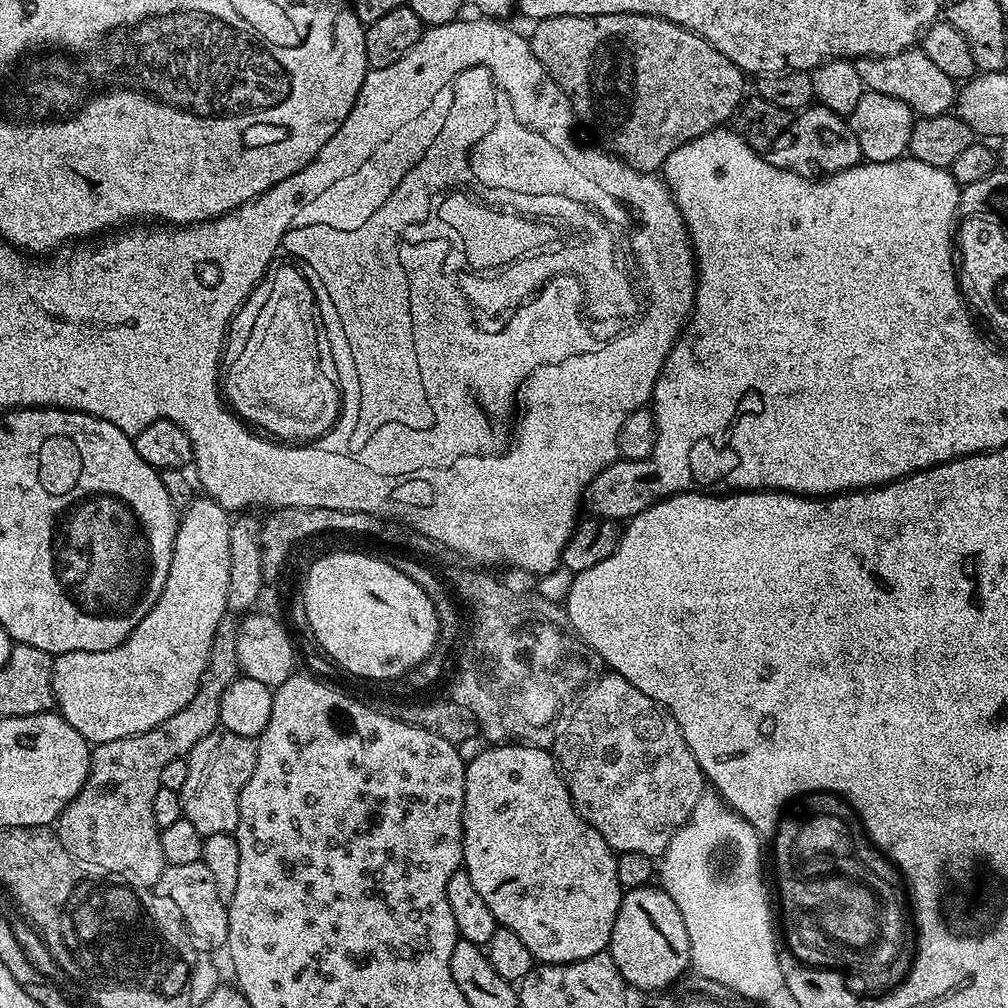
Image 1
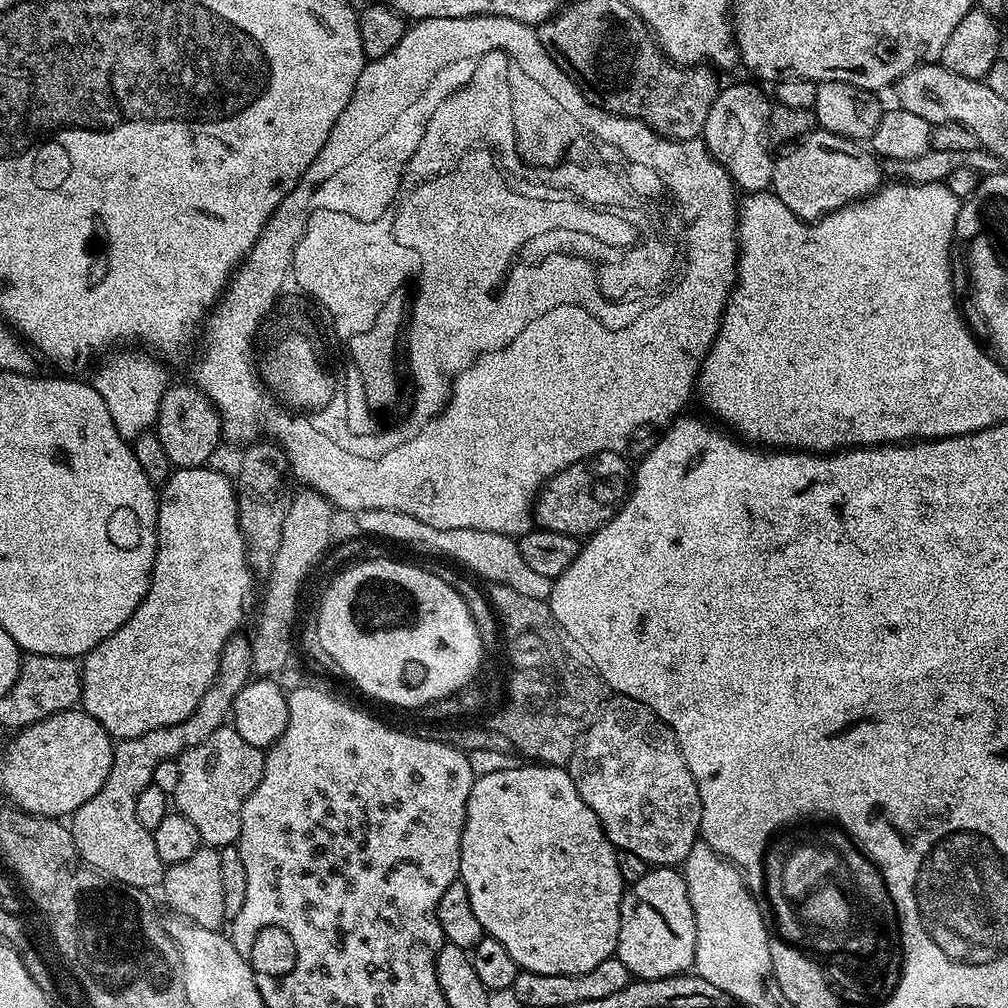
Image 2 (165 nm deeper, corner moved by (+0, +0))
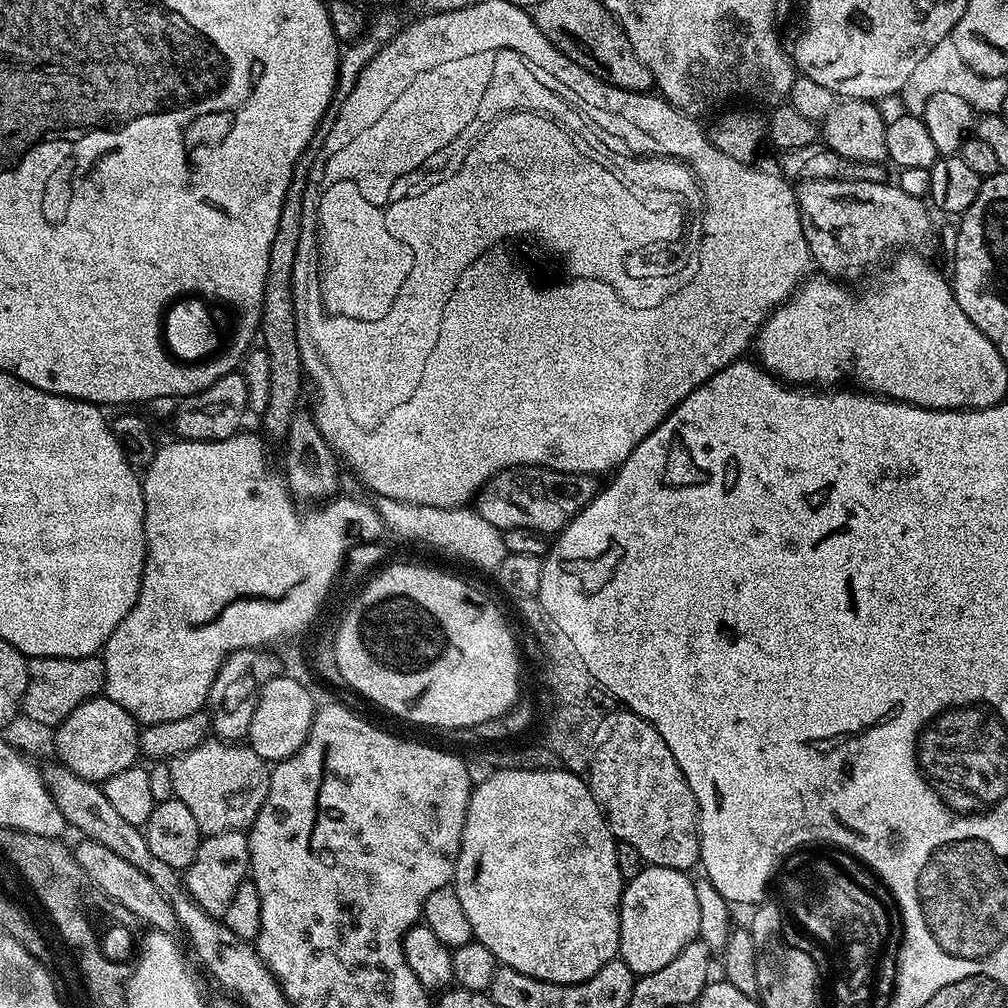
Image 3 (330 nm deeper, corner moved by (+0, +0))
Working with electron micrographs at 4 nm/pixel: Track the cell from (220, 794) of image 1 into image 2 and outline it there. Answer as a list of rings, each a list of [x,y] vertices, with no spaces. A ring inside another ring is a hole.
[[[235,728],[214,730],[206,742],[187,748],[178,757],[178,790],[174,794],[175,811],[181,812],[198,830],[207,847],[231,848],[242,830],[242,806],[258,786],[264,769],[265,753],[250,746]]]

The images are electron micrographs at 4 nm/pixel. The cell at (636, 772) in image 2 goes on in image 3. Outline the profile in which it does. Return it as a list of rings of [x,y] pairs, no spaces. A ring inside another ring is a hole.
[[[627,710],[614,713],[588,768],[586,783],[599,802],[613,836],[621,844],[634,846],[634,850],[642,854],[645,865],[673,868],[679,872],[697,867],[700,858],[700,811],[696,799],[678,762],[674,762],[674,754],[670,754],[670,746],[662,742],[662,734],[658,734],[646,718]]]

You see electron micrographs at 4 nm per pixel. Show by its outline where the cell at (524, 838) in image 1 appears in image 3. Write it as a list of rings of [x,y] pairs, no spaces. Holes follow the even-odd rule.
[[[563,767],[494,771],[486,782],[473,787],[464,819],[460,852],[456,856],[454,887],[462,902],[462,911],[466,913],[466,922],[470,922],[474,939],[482,946],[486,946],[486,950],[490,950],[490,954],[494,954],[496,961],[503,967],[518,970],[530,978],[555,984],[577,984],[598,974],[598,970],[602,970],[606,962],[617,959],[620,950],[620,893],[623,892],[626,881],[618,874],[617,843],[616,837],[608,829],[608,820],[599,802],[577,773],[567,771]]]

